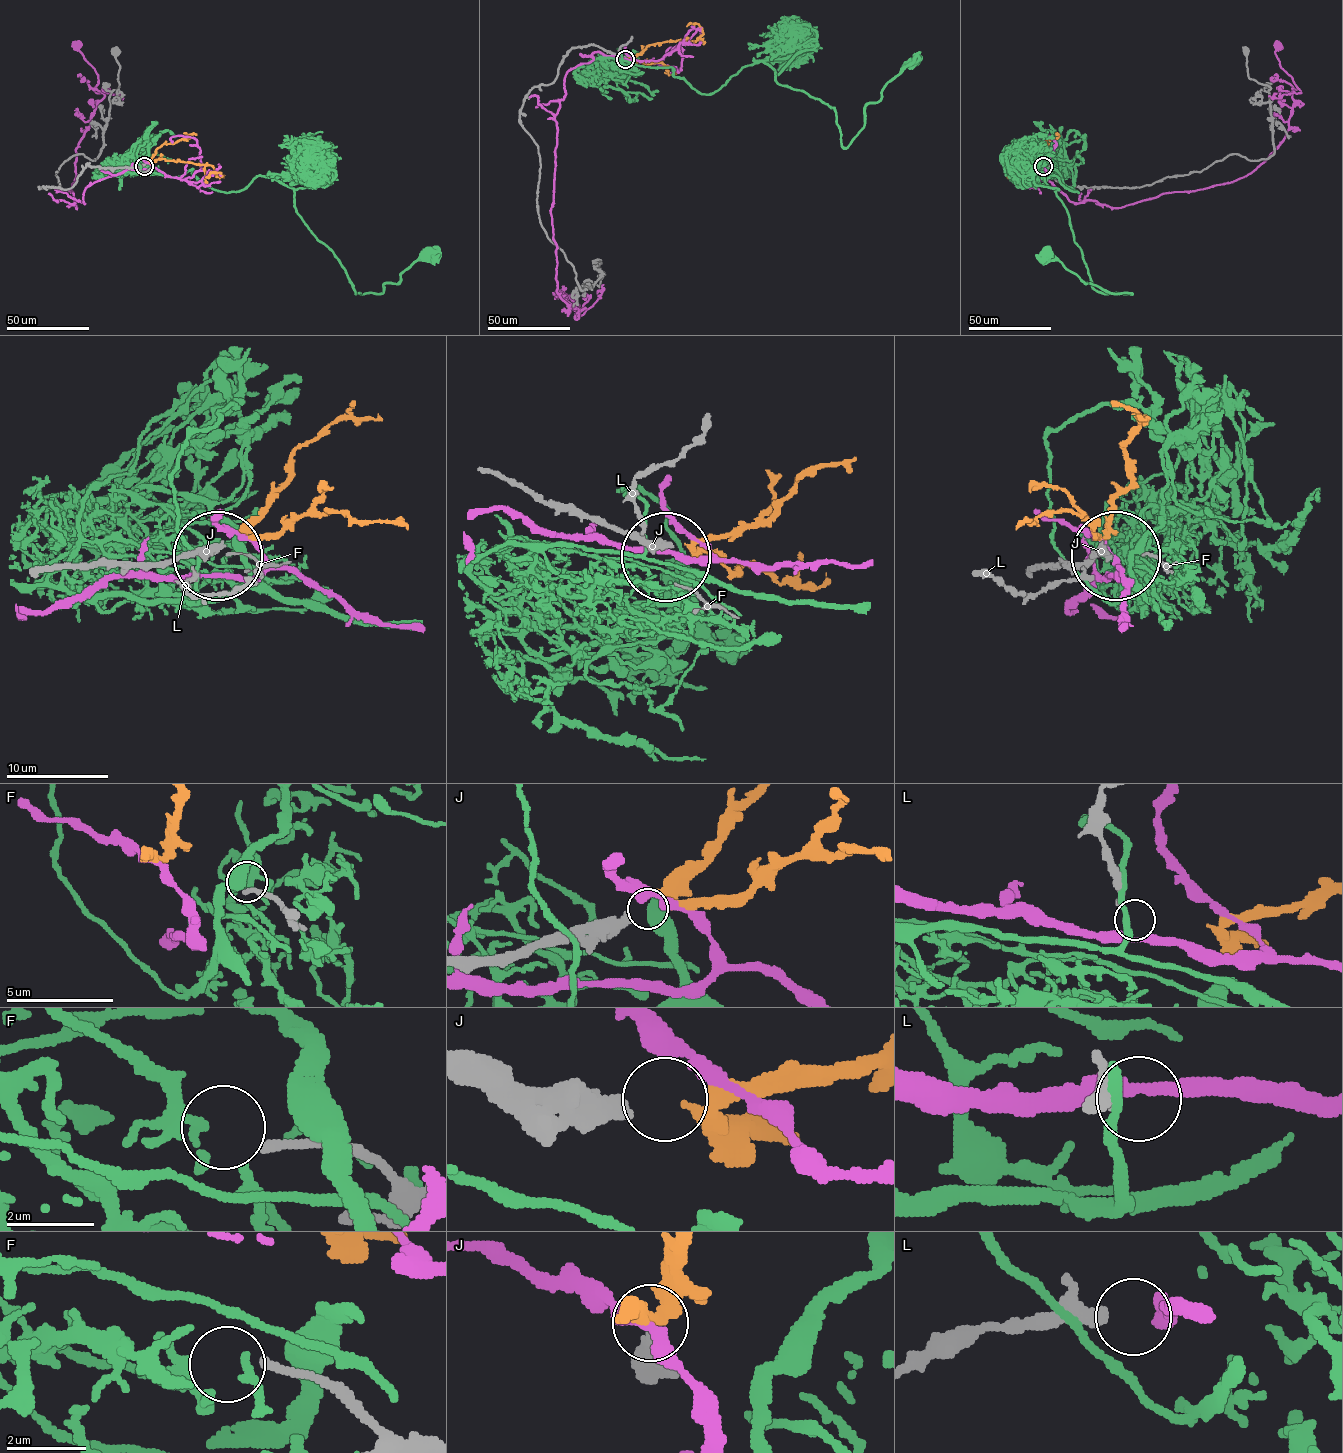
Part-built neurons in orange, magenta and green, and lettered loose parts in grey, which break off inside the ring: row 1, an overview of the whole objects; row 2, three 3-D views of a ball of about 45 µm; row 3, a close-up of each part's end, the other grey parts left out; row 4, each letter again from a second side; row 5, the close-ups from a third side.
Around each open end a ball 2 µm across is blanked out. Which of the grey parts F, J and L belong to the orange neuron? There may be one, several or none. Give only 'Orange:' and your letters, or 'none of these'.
Orange: J

